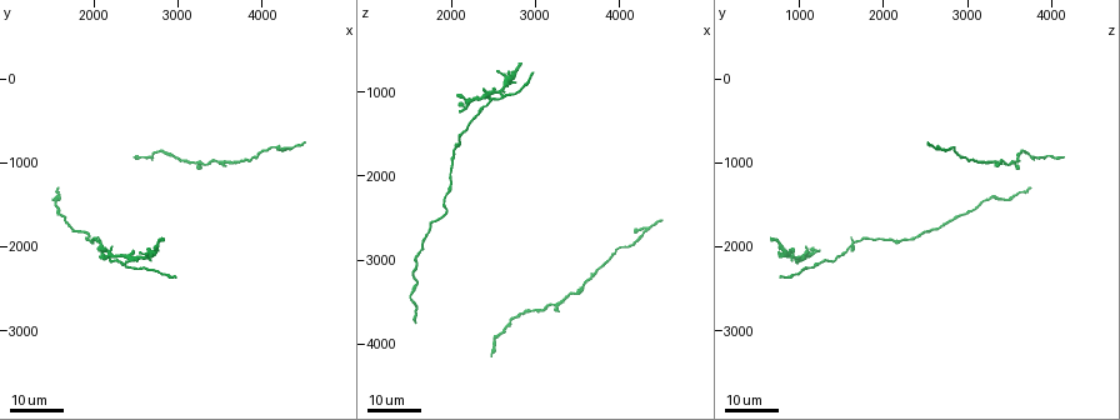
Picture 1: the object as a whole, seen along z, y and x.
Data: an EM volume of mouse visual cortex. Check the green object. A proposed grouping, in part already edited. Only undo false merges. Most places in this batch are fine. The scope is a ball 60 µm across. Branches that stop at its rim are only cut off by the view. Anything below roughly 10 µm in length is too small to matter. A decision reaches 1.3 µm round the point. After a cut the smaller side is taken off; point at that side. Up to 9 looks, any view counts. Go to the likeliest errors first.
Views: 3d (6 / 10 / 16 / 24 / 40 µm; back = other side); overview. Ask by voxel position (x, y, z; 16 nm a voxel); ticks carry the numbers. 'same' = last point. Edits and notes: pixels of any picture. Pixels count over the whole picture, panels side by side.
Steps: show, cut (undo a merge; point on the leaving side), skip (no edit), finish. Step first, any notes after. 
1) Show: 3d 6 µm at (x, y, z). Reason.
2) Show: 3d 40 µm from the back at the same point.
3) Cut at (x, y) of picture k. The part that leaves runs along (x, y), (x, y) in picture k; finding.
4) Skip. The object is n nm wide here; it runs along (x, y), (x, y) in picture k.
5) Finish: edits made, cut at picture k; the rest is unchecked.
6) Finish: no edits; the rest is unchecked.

Show: 3d 24 µm at (2600, 2300, 1100). Three arms meet.

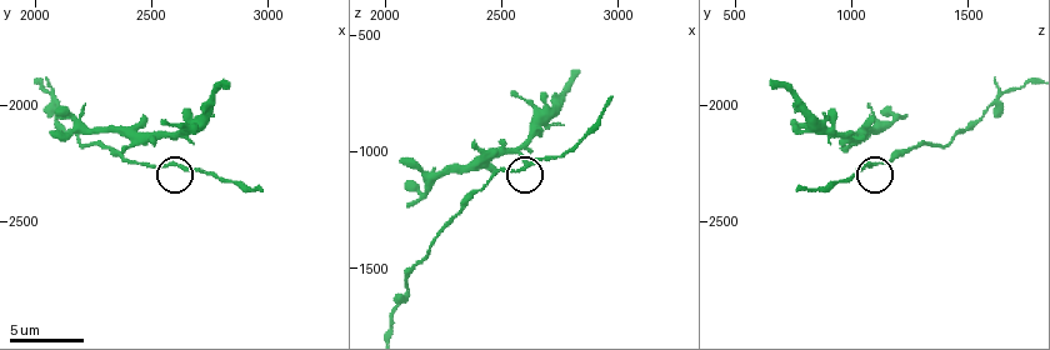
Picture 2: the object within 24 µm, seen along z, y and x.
Show: 3d 10 µm at (2600, 2260, 1080).

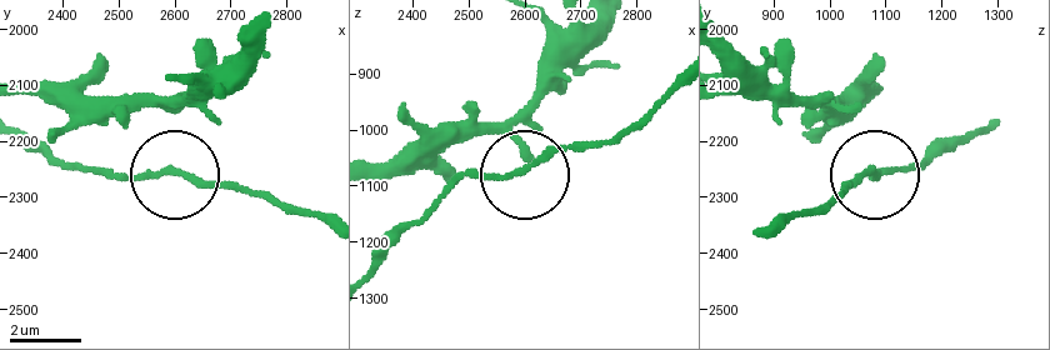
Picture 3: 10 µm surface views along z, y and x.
Skip. It runs along (370, 265), (460, 179), (519, 173), (531, 131) in picture 3; one cell here.

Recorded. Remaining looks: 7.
Show: 3d 16 µm at (3250, 1000, 3550). Side arm on a straight run.

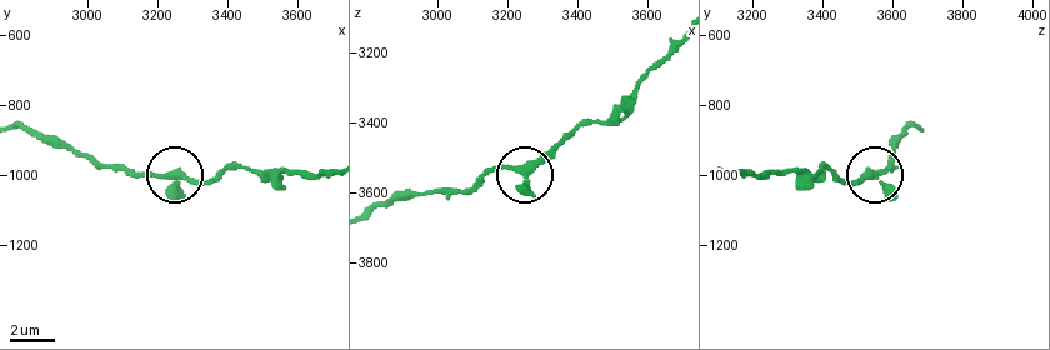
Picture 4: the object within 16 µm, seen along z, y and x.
Show: 3d 6 µm at (3210, 1000, 3530).

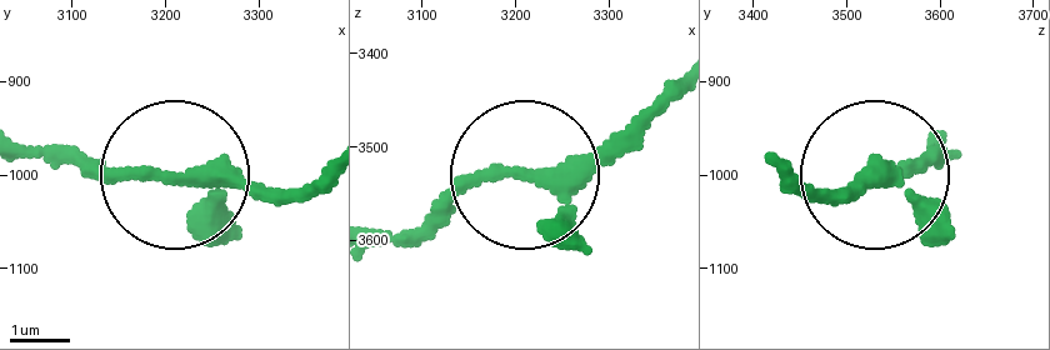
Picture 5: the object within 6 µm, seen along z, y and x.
Skip. The object is 220 nm wide here; continuous, no second cell.

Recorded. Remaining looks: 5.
Show: 3d 10 µm at (2050, 1940, 1680). Three-way junction.

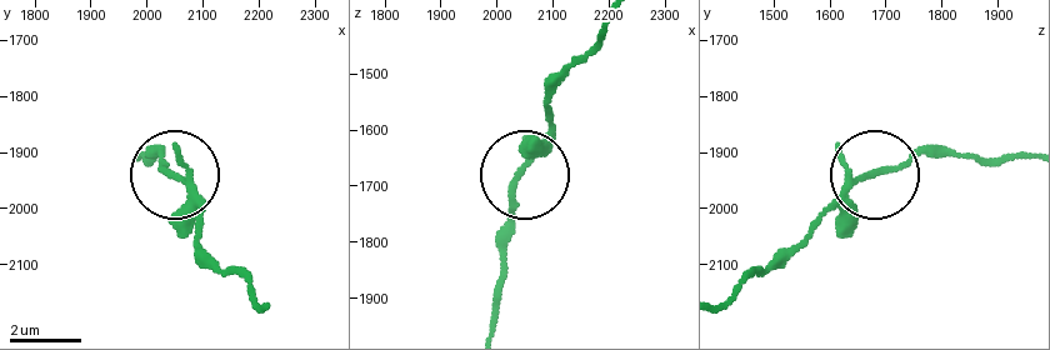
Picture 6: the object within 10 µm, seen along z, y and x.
Skip. It runs along (140, 156), (149, 163), (158, 153), (203, 231) in picture 6; one cell here.

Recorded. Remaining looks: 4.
Show: 3d 16 µm at (3550, 1000, 3300). Thick turns thin.

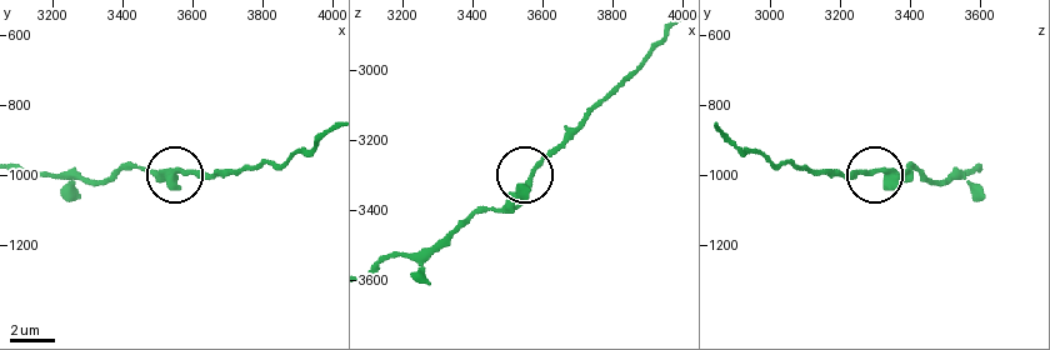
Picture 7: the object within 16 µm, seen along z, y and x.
Show: 3d 6 µm at (3560, 1000, 3320).

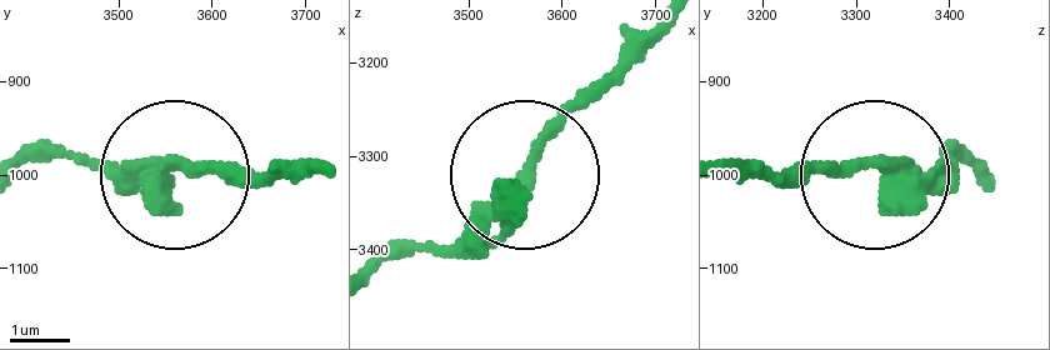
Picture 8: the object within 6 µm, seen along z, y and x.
Skip. It runs along (21, 165), (66, 150), (300, 180) in picture 8; continuous, no second cell.

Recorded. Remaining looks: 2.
Finish: no edits; the rest is unchecked.

